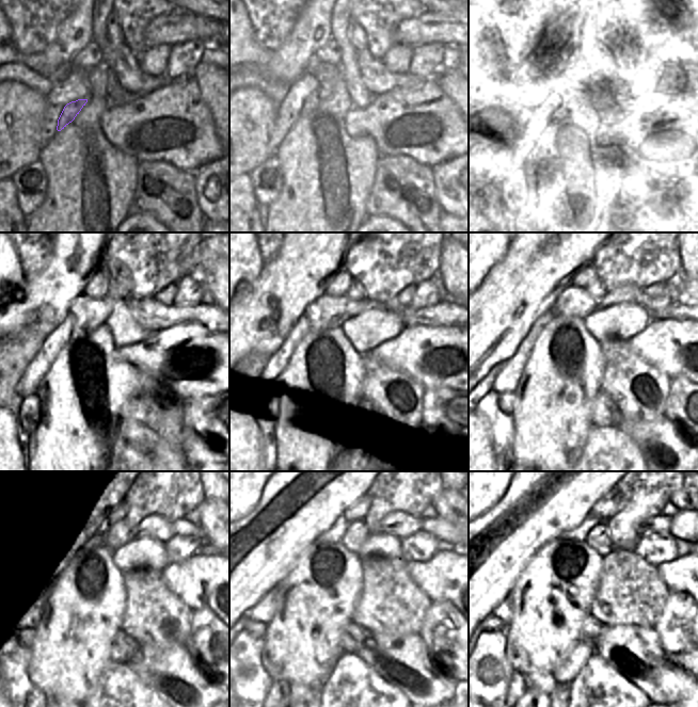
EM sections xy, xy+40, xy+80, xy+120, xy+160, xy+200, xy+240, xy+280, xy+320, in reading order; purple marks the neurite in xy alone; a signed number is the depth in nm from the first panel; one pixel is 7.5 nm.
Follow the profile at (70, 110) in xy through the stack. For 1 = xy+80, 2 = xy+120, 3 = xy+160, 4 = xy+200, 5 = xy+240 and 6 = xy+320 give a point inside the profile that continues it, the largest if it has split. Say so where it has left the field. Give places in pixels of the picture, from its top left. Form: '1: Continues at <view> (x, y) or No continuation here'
1: Continues at xy+80 (567, 76)
2: Continues at xy+120 (88, 312)
3: Continues at xy+160 (326, 312)
4: Continues at xy+200 (574, 302)
5: Continues at xy+240 (155, 526)
6: Continues at xy+320 (660, 524).

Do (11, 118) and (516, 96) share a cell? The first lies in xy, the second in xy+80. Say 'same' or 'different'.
different

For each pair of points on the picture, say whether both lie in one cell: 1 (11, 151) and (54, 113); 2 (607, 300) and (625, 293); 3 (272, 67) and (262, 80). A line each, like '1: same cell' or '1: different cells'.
1: different cells
2: same cell
3: different cells

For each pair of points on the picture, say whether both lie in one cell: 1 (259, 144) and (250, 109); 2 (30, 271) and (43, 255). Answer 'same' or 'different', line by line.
1: same
2: same

